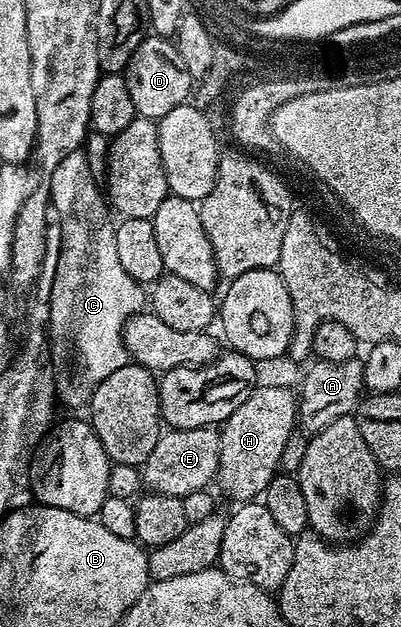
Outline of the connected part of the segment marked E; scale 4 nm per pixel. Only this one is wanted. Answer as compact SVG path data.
M203 426L202 428L194 428L193 430L174 430L165 429L161 433L158 444L154 444L154 452L150 452L150 456L144 461L142 467L142 482L151 493L165 494L166 496L174 496L182 498L190 492L198 492L205 489L209 484L208 481L217 477L220 468L220 430Z

